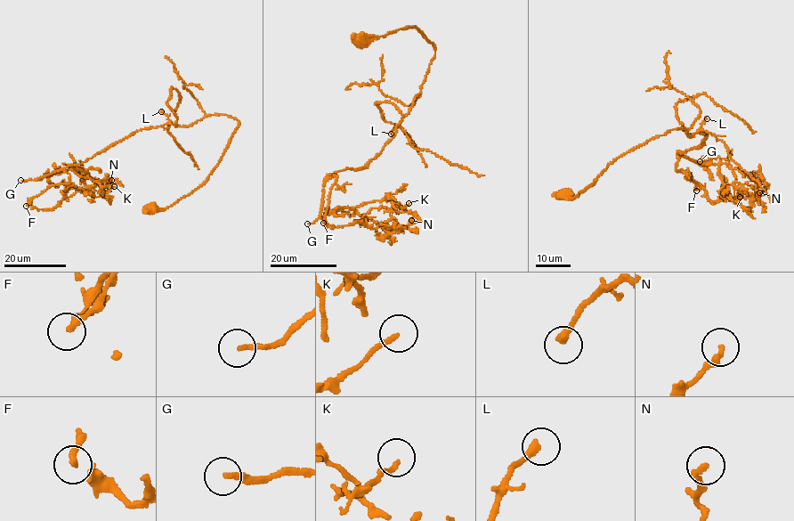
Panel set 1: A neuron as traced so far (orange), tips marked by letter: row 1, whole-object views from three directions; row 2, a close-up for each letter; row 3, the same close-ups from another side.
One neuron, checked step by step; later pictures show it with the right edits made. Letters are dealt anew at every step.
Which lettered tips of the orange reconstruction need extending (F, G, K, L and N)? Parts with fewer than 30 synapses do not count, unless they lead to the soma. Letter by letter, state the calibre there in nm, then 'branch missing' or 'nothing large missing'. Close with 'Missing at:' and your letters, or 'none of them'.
F: 280 nm | nothing large missing
G: 190 nm | branch missing
K: 160 nm | nothing large missing
L: 280 nm | branch missing
N: 220 nm | nothing large missing
Missing at: G, L

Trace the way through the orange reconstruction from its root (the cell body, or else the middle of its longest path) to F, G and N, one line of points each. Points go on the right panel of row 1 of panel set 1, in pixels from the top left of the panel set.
F: (564, 193), (576, 198), (620, 156), (684, 127), (707, 135), (676, 153), (676, 169), (688, 172), (696, 191)
G: (564, 193), (576, 198), (613, 161), (681, 127), (690, 136), (706, 134), (700, 146), (676, 152), (700, 161)
N: (564, 193), (576, 198), (620, 156), (684, 127), (707, 135), (677, 153), (725, 164), (759, 192)

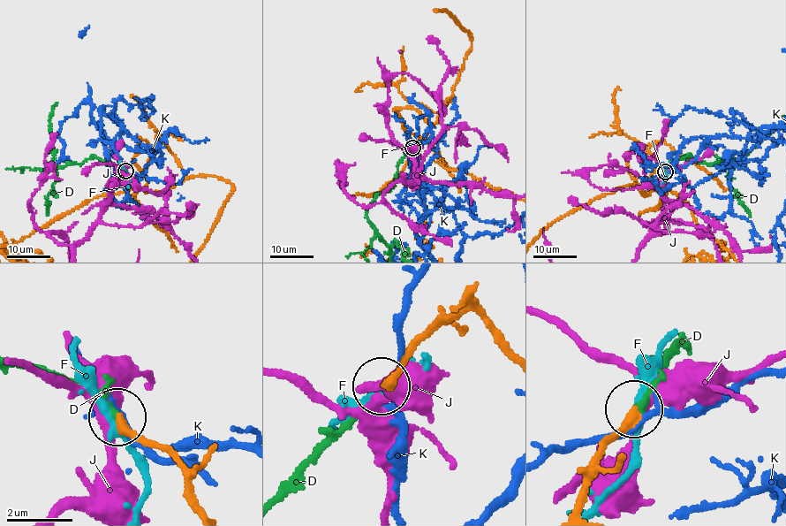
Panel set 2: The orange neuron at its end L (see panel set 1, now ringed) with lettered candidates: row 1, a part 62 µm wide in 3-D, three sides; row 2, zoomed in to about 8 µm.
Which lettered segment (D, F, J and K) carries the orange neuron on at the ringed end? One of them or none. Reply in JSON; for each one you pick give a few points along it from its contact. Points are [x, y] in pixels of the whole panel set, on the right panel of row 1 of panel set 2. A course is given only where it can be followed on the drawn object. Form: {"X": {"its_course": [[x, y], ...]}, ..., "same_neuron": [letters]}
{"same_neuron": ["D"]}

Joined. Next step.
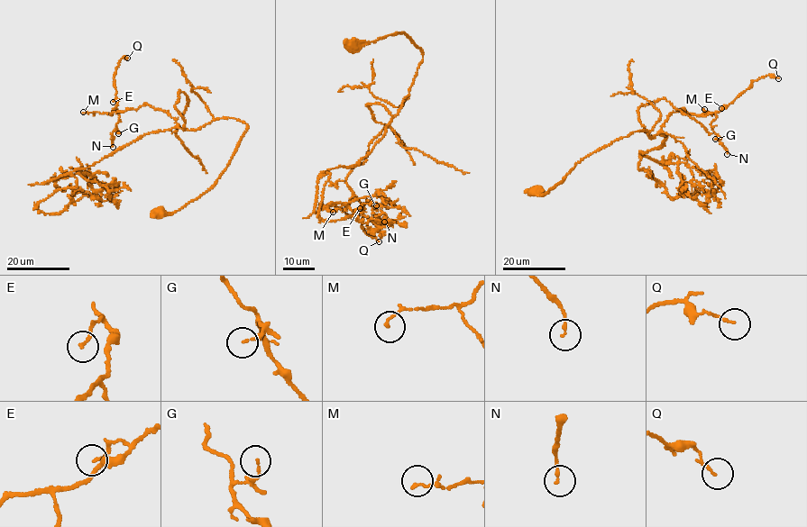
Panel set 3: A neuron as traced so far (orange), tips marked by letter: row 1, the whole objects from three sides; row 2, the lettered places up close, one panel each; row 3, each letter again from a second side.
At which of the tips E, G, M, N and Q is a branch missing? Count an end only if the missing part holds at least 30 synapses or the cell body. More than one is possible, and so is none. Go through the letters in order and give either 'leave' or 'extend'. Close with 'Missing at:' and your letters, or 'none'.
E: leave
G: leave
M: leave
N: leave
Q: leave
Missing at: none

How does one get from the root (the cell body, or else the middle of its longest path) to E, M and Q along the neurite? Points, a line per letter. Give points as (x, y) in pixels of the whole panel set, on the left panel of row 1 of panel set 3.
E: (159, 212), (175, 213), (209, 191), (246, 124), (220, 117), (185, 130), (148, 104), (110, 114), (113, 102)
M: (159, 212), (175, 213), (209, 191), (246, 124), (220, 117), (185, 130), (148, 104), (111, 114), (83, 112)
Q: (159, 212), (209, 191), (246, 124), (220, 117), (185, 130), (148, 104), (110, 114), (127, 58)

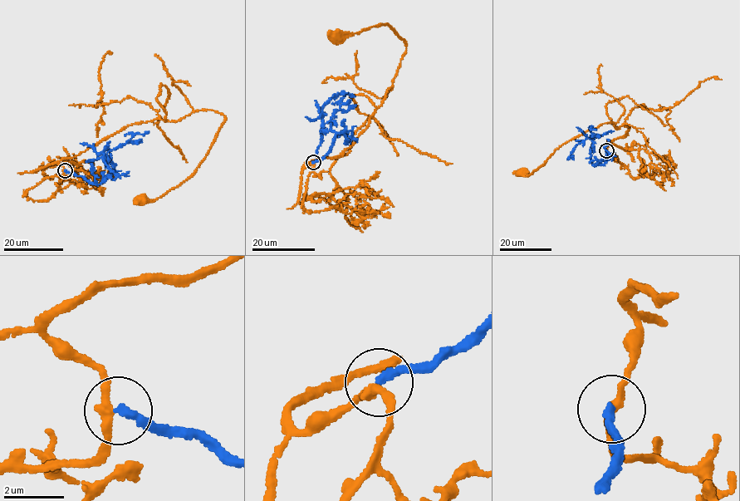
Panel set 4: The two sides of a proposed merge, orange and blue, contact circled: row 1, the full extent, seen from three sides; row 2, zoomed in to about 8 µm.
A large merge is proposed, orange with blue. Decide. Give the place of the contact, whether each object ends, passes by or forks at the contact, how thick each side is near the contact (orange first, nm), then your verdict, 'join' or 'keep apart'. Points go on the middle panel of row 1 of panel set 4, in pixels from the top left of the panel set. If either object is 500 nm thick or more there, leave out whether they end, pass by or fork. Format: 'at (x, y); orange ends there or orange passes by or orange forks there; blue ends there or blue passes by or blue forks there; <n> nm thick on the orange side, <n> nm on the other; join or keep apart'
at (313, 162); orange passes by; blue ends there; 260 nm thick on the orange side, 280 nm on the other; keep apart

